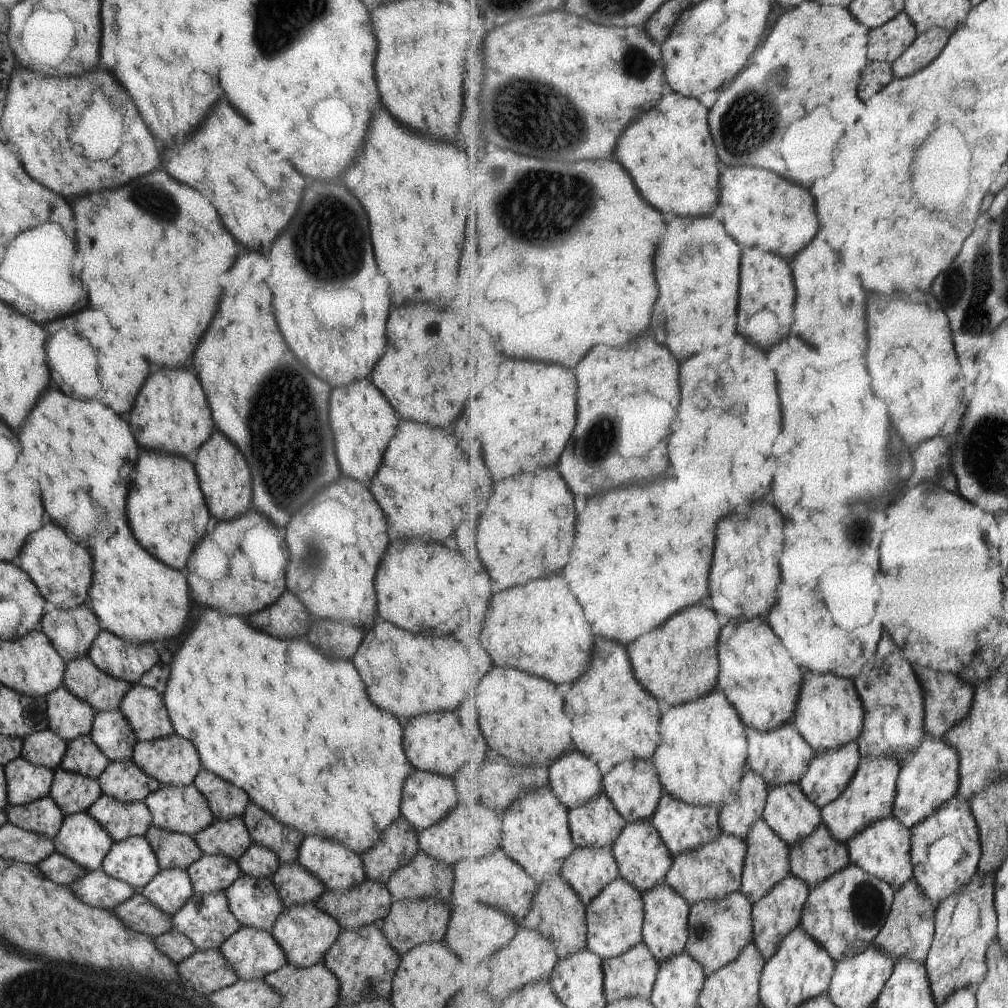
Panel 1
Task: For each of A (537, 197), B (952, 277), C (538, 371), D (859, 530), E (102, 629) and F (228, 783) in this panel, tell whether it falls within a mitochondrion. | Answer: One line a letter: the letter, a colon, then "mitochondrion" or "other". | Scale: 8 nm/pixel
A: mitochondrion
B: mitochondrion
C: other
D: mitochondrion
E: other
F: other

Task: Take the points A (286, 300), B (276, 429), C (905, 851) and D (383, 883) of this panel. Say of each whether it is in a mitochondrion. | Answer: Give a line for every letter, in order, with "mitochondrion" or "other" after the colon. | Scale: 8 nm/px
A: other
B: mitochondrion
C: other
D: other

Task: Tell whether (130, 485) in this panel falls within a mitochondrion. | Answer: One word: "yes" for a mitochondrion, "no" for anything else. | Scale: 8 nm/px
no

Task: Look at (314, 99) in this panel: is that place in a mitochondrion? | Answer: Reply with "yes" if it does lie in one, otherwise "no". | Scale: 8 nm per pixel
no

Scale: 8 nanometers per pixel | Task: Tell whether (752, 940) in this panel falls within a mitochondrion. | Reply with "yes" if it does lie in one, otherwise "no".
no

